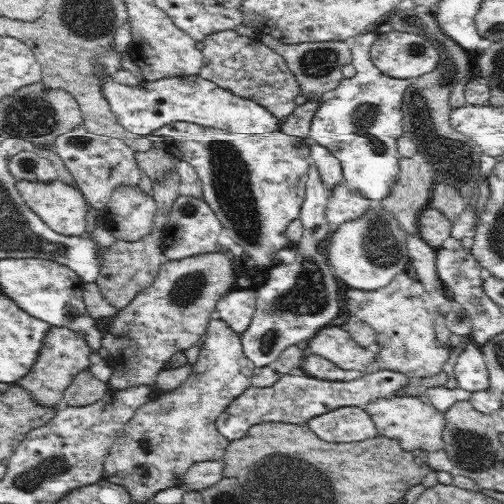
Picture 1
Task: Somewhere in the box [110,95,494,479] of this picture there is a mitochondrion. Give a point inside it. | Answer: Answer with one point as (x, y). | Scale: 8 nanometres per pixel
(230, 178)

